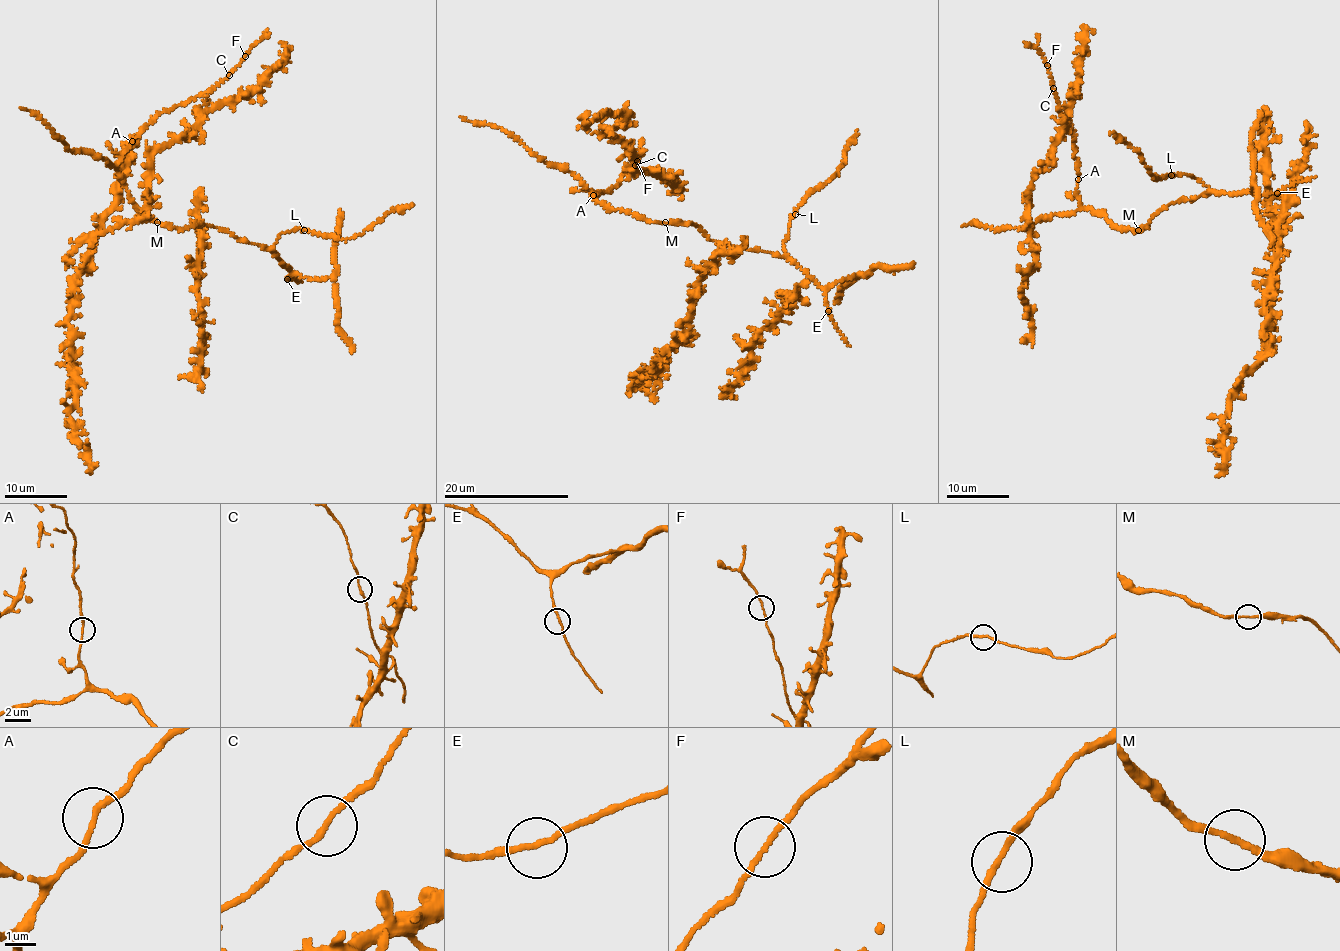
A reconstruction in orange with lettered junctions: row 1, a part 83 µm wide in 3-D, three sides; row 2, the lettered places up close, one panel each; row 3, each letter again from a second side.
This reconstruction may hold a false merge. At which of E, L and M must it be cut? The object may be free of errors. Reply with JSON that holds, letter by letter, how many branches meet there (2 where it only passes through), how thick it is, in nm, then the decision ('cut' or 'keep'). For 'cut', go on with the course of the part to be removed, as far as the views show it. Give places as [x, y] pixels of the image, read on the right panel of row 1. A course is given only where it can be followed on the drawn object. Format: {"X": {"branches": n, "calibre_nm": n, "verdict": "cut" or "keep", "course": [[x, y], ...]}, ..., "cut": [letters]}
{"E": {"branches": 2, "calibre_nm": 170, "verdict": "keep"}, "L": {"branches": 2, "calibre_nm": 180, "verdict": "keep"}, "M": {"branches": 2, "calibre_nm": 180, "verdict": "keep"}, "cut": []}

